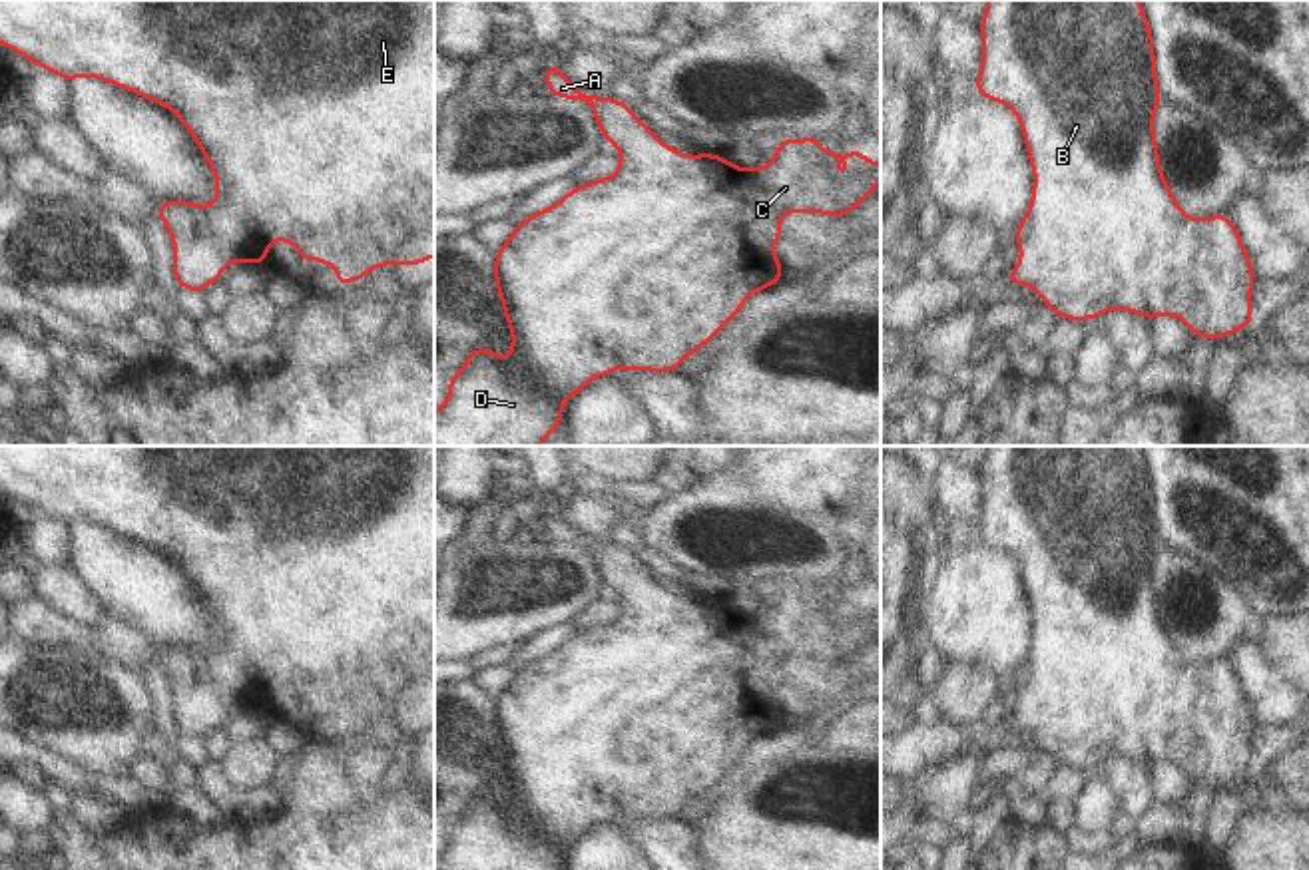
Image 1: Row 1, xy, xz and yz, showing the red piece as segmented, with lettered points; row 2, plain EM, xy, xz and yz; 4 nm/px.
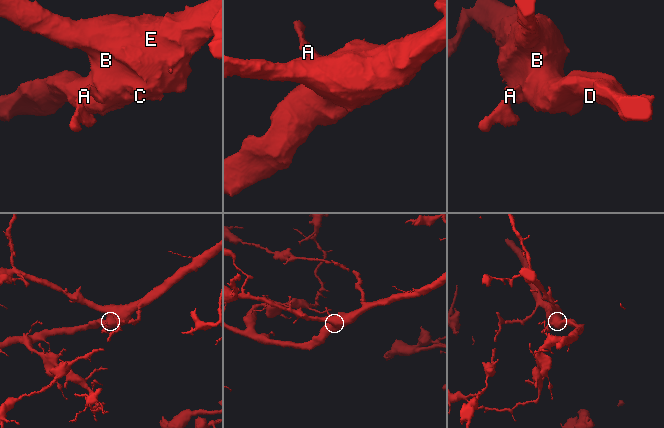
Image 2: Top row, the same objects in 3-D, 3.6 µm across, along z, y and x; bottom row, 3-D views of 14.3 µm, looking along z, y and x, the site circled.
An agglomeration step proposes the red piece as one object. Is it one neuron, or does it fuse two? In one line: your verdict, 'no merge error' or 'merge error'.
no merge error

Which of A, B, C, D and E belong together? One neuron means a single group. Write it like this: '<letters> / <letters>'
A B C D E

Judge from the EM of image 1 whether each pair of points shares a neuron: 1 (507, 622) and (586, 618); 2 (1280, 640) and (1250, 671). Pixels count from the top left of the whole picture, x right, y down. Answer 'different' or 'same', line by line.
1: different
2: different

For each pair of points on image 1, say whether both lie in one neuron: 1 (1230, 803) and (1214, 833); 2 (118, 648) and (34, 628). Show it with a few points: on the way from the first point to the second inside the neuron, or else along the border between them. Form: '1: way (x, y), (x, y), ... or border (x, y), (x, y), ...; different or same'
1: way (1228, 811), (1222, 825); same
2: way (98, 640), (54, 630); same

